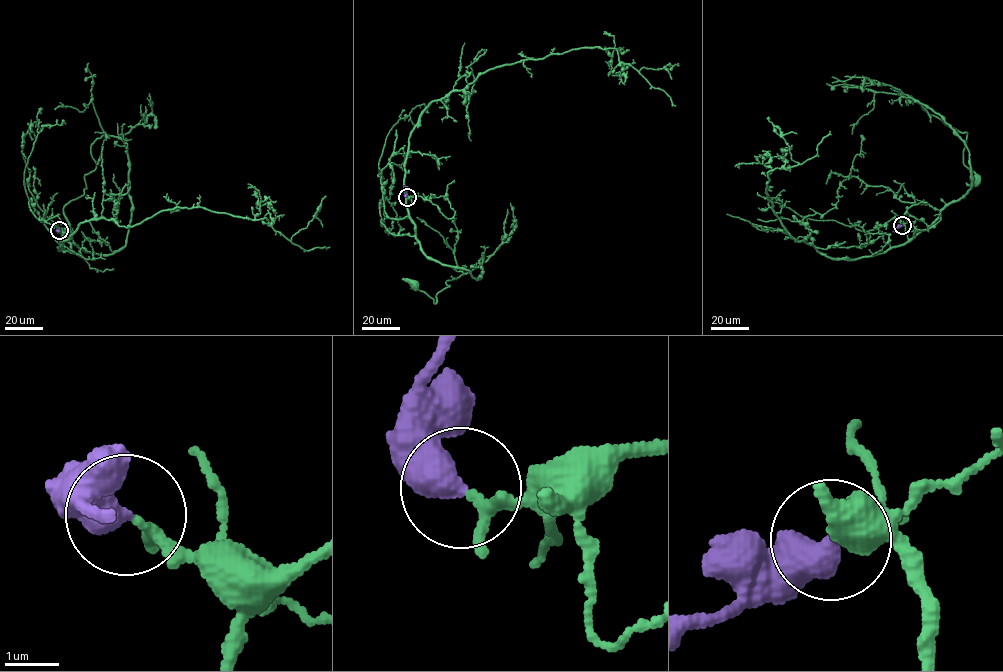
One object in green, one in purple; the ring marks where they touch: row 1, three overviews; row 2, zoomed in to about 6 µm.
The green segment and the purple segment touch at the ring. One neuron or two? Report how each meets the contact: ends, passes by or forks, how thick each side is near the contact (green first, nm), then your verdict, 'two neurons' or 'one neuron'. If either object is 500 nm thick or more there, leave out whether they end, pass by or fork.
160 nm thick on the green side, 550 nm on the other; one neuron

